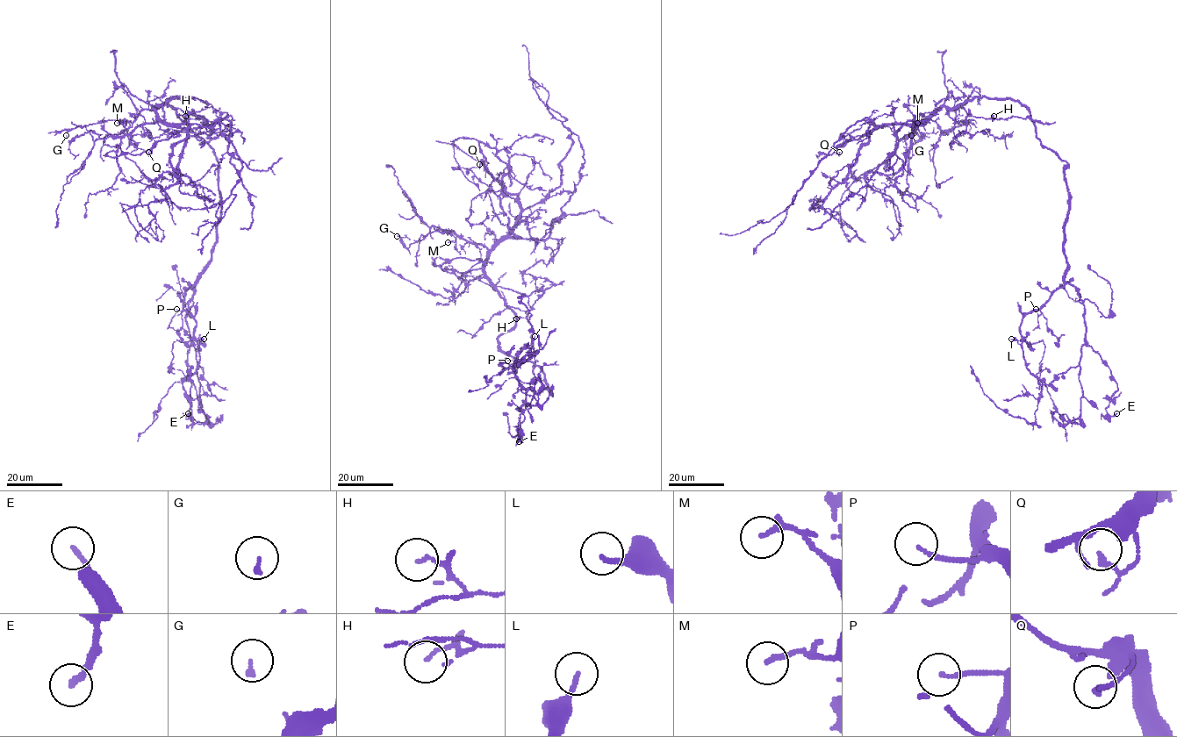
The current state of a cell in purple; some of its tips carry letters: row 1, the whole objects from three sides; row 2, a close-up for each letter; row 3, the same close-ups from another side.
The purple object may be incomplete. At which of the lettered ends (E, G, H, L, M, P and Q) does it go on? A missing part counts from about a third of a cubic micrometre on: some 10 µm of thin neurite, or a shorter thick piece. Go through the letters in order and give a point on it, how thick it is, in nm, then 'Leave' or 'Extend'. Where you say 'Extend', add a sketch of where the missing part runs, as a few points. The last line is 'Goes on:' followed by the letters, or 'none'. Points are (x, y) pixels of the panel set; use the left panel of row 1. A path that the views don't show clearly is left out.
E: Place: (188, 413). Thickness 180 nm. Extend
G: Place: (66, 135). Thickness 140 nm. Leave
H: Place: (185, 116). Thickness 110 nm. Leave
L: Place: (204, 339). Thickness 150 nm. Leave
M: Place: (117, 123). Thickness 170 nm. Leave
P: Place: (176, 309). Thickness 140 nm. Extend
Q: Place: (148, 152). Thickness 120 nm. Leave
Goes on: E, P

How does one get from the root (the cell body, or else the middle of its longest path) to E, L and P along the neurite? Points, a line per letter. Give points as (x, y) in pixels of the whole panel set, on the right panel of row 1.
E: (1036, 130), (1067, 163), (1065, 280), (1084, 306), (1086, 343), (1116, 384), (1106, 409), (1116, 413)
L: (1036, 130), (1040, 143), (1067, 163), (1067, 269), (1065, 283), (1022, 318), (1022, 342), (1011, 339)
P: (1036, 130), (1040, 143), (1067, 163), (1069, 204), (1064, 246), (1067, 263), (1065, 283), (1036, 309)

